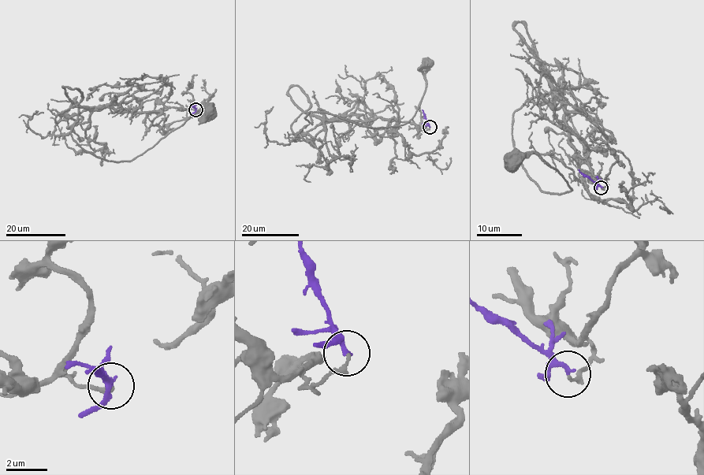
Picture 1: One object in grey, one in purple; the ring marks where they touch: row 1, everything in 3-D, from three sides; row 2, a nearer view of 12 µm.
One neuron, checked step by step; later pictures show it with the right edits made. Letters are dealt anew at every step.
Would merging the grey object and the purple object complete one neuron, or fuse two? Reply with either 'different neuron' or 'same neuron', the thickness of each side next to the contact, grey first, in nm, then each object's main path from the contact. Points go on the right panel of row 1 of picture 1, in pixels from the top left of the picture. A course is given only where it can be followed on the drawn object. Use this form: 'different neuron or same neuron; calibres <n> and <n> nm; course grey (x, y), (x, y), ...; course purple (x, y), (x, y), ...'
different neuron; calibres 170 and 240 nm; course grey (601, 187), (547, 75), (550, 93), (513, 116), (513, 146), (544, 193), (571, 191), (536, 154), (511, 161); course purple (601, 187), (578, 169)

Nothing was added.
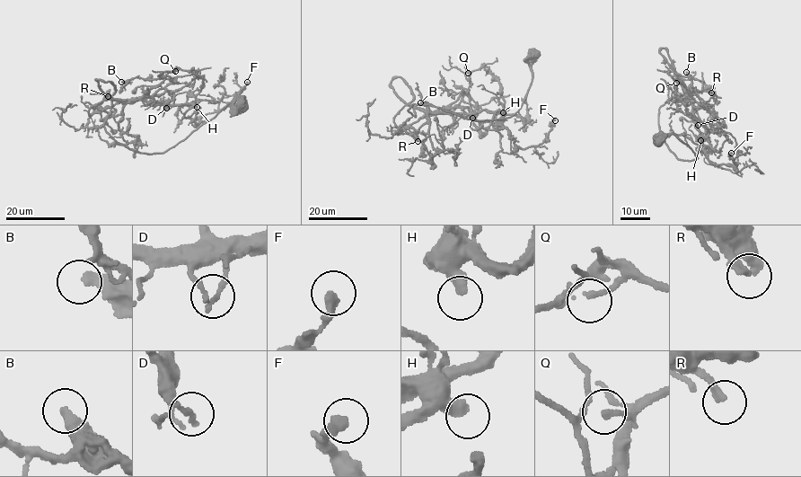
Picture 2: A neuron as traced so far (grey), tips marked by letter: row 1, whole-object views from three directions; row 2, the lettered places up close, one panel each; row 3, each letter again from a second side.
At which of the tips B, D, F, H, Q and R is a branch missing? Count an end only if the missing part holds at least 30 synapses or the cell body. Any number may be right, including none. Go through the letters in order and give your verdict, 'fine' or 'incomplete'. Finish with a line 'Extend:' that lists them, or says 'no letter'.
B: fine
D: fine
F: fine
H: fine
Q: fine
R: incomplete
Extend: R

